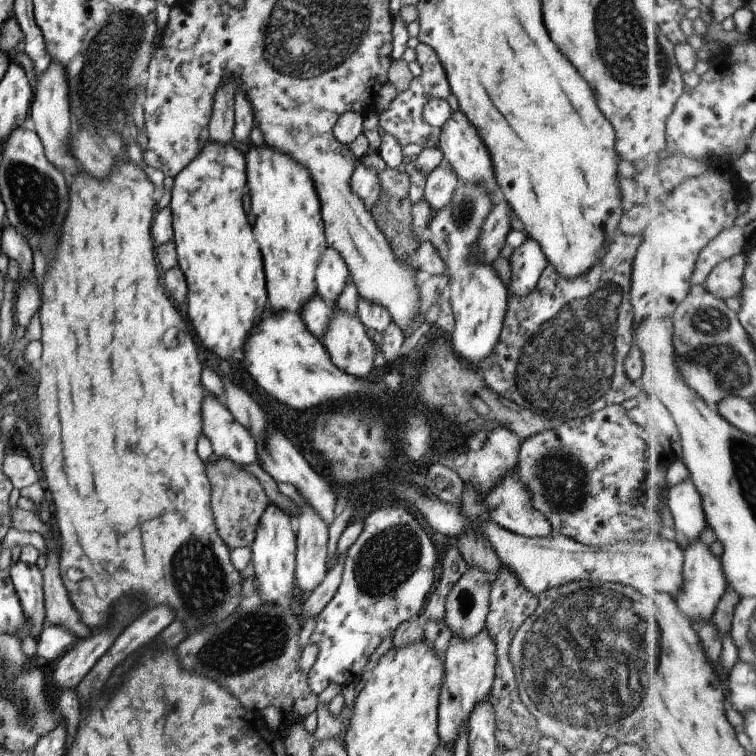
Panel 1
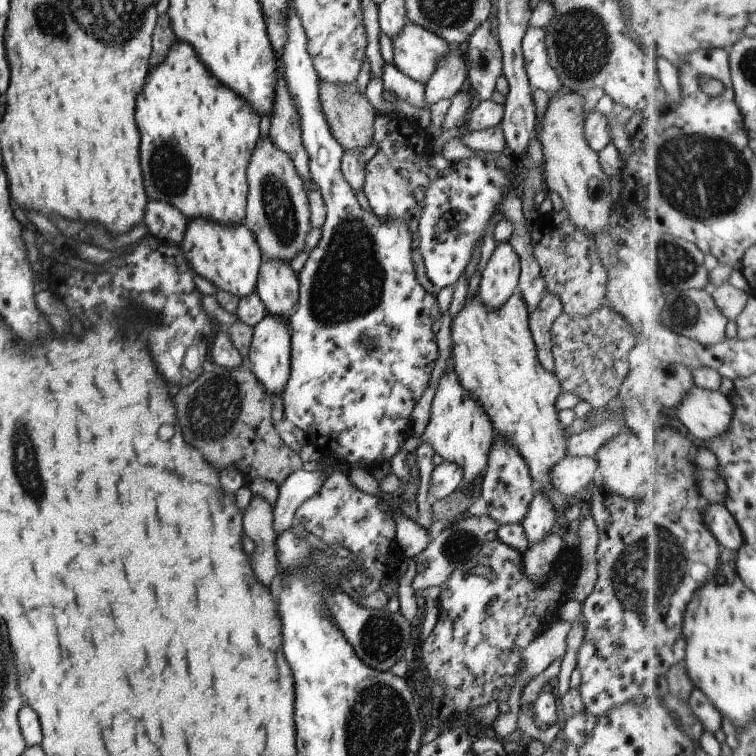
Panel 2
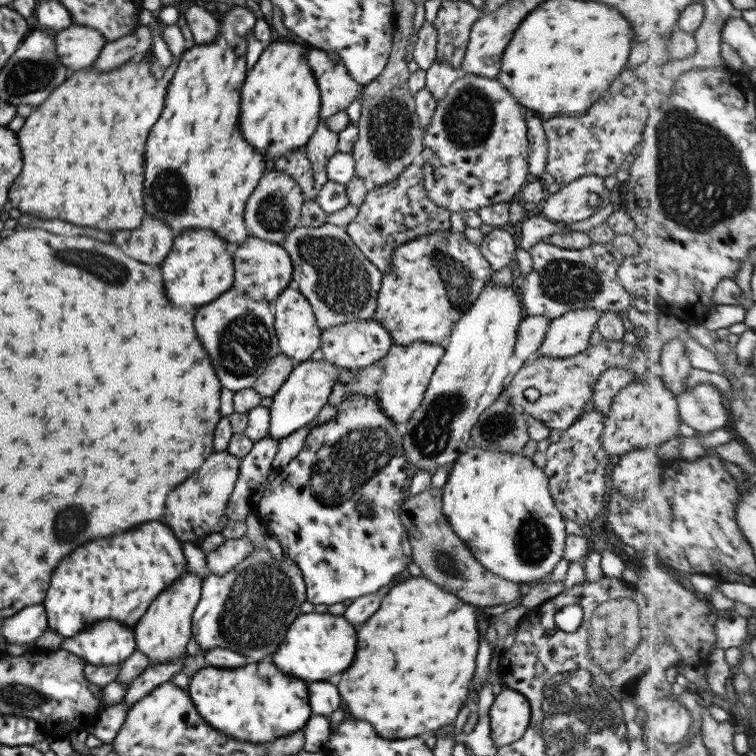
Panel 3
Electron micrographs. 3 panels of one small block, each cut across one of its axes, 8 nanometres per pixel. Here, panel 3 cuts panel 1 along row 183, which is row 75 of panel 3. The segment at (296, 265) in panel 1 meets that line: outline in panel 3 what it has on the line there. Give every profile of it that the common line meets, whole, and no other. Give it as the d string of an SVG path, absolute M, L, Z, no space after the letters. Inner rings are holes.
M285 38L264 45L241 86L239 130L243 140L265 161L303 149L317 127L320 93L305 60L307 46Z

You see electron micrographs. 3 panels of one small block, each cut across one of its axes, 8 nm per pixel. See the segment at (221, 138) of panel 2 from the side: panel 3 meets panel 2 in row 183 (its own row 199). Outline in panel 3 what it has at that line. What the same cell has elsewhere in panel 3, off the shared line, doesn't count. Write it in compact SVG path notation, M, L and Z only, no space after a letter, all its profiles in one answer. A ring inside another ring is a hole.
M235 6L219 22L217 38L209 44L187 45L176 70L167 84L161 115L149 130L145 142L143 167L143 208L154 220L165 222L174 235L183 230L213 231L231 248L248 236L243 223L245 201L265 171L265 160L249 148L239 136L239 88L247 66L245 52L248 33L252 32L258 14L249 8Z

